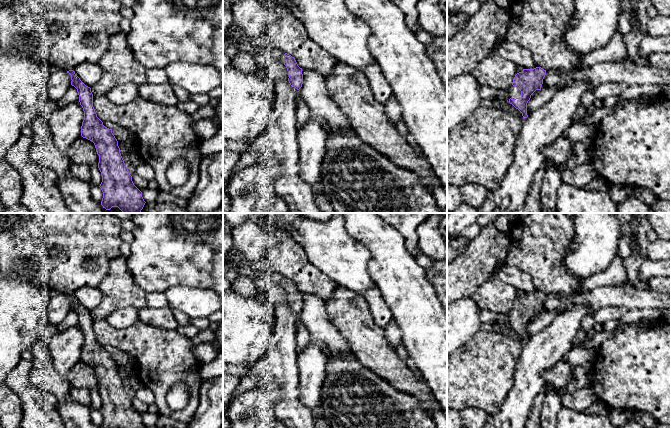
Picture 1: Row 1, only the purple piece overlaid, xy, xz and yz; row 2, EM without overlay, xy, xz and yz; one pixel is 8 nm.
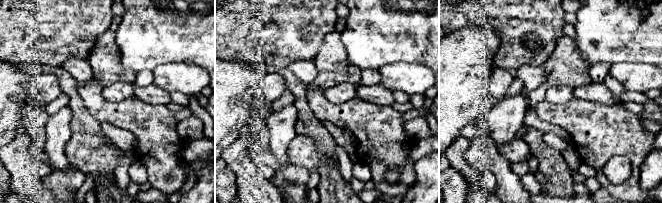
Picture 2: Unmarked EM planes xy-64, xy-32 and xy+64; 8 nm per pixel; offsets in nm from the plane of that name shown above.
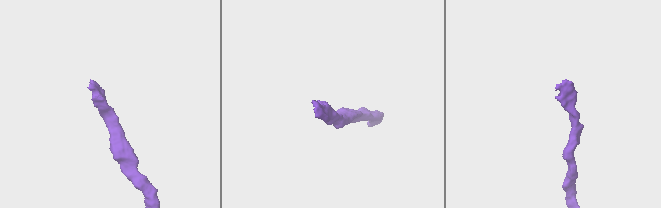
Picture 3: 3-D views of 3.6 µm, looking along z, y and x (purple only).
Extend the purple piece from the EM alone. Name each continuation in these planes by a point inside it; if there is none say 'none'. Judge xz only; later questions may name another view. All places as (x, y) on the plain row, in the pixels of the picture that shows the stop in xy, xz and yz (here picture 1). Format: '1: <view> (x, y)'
1: xz (269, 279)

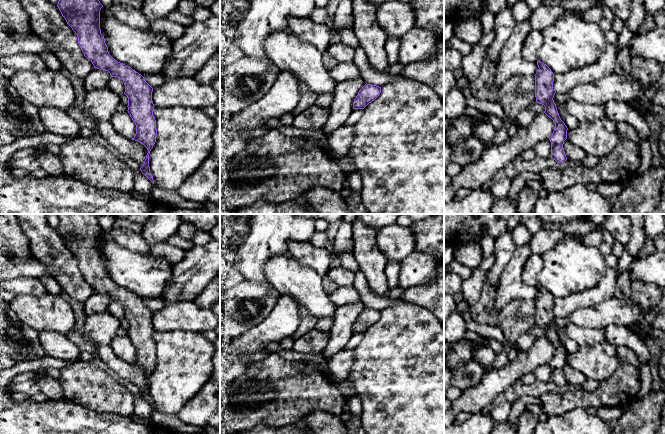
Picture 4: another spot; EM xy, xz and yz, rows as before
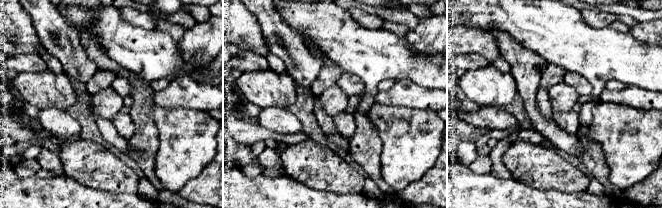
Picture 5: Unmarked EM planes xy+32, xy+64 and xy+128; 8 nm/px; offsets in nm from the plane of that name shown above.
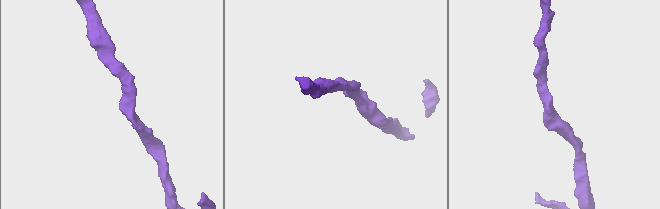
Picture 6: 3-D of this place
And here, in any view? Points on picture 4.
none

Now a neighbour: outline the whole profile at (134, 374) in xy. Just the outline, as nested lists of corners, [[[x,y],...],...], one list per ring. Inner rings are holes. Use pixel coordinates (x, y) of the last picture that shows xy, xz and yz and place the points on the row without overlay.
[[[99,345],[96,351],[116,377],[136,385],[139,392],[143,390],[148,374],[142,367],[120,359],[110,345]]]

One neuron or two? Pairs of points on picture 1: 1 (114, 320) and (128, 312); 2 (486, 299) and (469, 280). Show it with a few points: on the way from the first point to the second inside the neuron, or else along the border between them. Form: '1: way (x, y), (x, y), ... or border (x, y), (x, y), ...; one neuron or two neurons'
1: way (117, 319), (125, 315); one neuron
2: border (493, 278), (485, 281), (471, 297); two neurons

